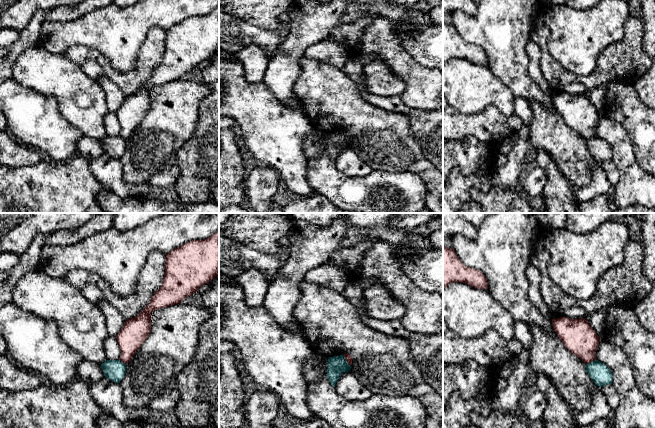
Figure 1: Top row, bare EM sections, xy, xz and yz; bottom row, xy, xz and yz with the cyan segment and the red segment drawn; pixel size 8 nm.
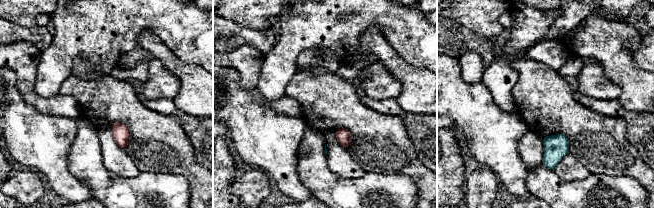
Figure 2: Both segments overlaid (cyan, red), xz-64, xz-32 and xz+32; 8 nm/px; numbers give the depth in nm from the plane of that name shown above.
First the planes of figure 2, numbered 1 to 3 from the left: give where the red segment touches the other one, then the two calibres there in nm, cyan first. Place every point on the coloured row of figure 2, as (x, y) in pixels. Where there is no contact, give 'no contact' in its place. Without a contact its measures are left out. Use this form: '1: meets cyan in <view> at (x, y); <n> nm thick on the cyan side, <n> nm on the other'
1: no contact
2: no contact
3: no contact

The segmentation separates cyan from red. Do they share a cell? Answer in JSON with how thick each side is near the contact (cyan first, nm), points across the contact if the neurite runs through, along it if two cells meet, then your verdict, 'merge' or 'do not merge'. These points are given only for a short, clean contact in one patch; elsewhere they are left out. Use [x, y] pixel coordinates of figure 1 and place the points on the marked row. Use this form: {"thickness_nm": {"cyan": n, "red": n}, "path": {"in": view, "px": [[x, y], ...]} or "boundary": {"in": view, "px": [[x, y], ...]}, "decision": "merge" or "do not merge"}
{"thickness_nm": {"cyan": 160, "red": 50}, "boundary": {"in": "xz", "px": [[343, 354], [350, 366]]}, "decision": "do not merge"}

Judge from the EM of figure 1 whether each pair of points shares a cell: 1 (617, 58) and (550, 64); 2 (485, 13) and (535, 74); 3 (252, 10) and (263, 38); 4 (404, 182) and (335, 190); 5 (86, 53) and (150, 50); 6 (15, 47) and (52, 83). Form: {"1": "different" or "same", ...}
{"1": "same", "2": "different", "3": "different", "4": "same", "5": "same", "6": "different"}

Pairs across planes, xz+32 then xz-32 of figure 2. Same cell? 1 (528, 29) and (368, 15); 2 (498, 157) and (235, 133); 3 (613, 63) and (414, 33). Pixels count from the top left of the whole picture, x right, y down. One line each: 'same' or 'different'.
1: same
2: same
3: different

